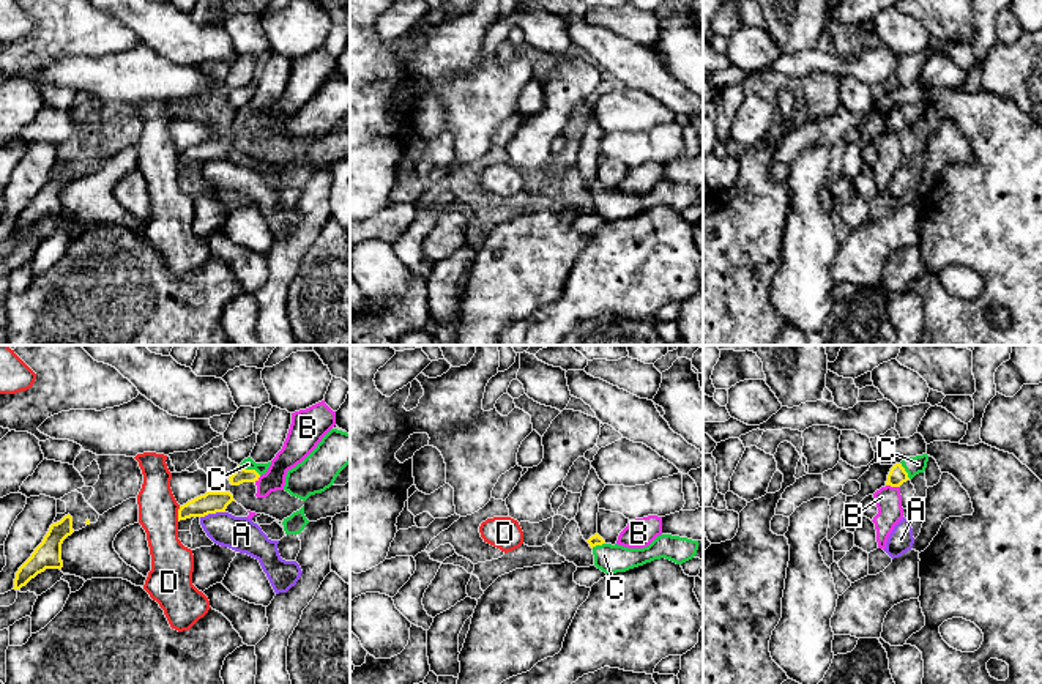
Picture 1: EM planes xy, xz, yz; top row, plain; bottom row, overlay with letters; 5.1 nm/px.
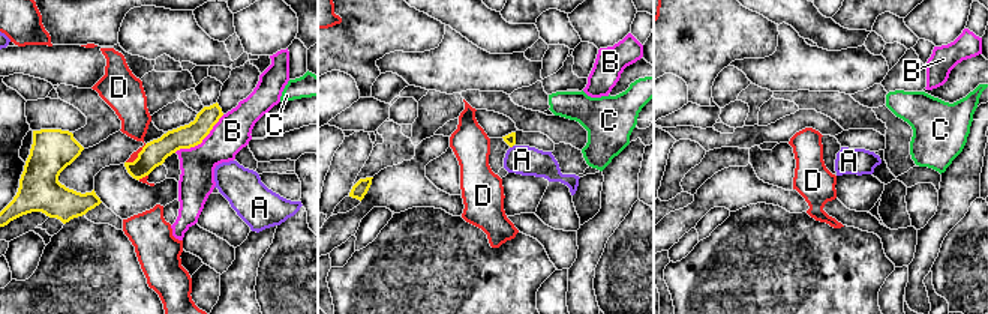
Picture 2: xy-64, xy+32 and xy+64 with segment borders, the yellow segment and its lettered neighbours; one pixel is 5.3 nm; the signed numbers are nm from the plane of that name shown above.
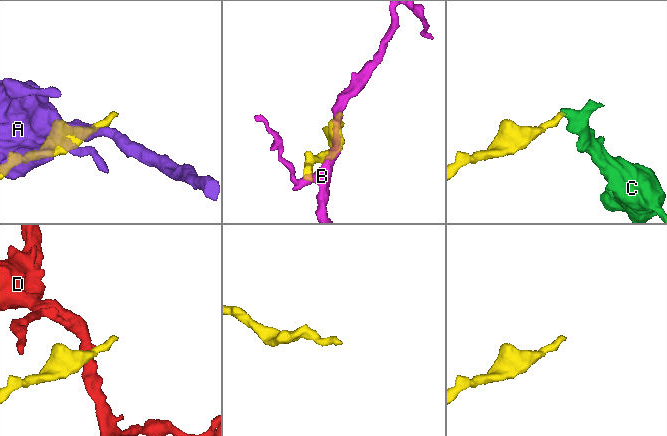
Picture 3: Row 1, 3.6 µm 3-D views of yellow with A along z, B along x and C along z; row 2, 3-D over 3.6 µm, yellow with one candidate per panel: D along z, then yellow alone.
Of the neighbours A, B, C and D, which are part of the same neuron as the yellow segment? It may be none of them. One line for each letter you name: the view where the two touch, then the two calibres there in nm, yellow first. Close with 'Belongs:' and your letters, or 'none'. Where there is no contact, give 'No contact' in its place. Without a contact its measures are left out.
C: Touches yellow in xy. Thickness 80 nm (yellow) against 60 nm
Belongs: C

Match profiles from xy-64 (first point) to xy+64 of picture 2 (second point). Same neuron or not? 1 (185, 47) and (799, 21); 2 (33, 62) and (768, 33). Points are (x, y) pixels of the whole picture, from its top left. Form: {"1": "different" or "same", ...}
{"1": "same", "2": "different"}

